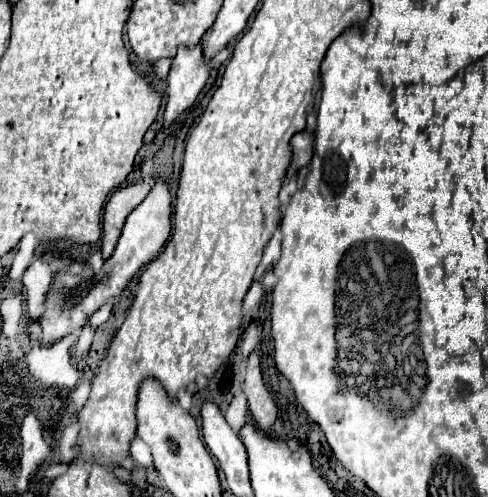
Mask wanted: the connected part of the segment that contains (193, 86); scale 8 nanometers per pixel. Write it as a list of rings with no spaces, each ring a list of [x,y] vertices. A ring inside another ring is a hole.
[[[201,44],[195,48],[179,48],[173,58],[173,70],[167,76],[167,106],[163,128],[169,128],[187,108],[193,106],[201,88],[209,78],[209,64],[203,60]]]

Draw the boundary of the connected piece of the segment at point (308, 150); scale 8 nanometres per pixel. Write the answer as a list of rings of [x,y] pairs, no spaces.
[[[299,132],[293,136],[291,140],[293,146],[293,160],[291,160],[291,168],[287,172],[287,178],[293,178],[301,168],[305,168],[311,158],[313,158],[313,132]]]

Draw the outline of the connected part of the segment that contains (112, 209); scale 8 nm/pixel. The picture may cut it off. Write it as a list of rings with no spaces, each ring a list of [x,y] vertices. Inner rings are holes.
[[[135,182],[135,184],[127,184],[121,186],[113,192],[111,200],[105,206],[105,214],[103,214],[103,258],[109,258],[111,252],[115,250],[115,244],[121,236],[121,228],[125,224],[125,218],[131,214],[131,210],[143,202],[143,198],[147,196],[147,192],[151,190],[151,186],[147,182]]]

